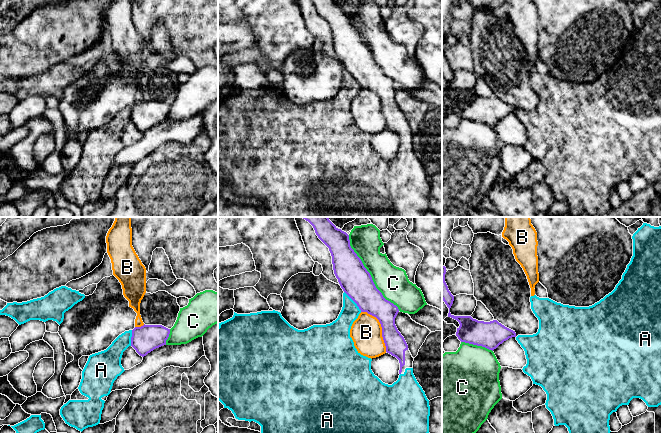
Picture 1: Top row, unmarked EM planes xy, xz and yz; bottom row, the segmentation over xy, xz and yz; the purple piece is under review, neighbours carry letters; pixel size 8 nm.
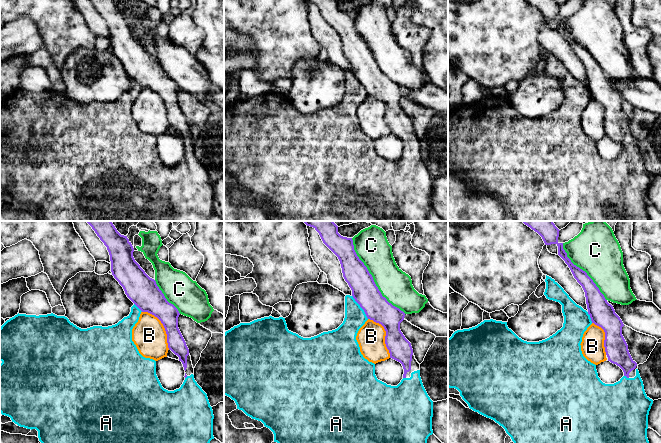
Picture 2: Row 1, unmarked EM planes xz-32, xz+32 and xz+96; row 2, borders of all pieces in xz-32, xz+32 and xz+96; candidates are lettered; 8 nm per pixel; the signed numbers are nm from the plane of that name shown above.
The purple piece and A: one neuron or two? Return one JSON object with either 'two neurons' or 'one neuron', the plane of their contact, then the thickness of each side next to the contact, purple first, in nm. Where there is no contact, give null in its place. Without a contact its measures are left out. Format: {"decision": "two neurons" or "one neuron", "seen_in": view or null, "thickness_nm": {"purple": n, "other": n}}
{"decision": "one neuron", "seen_in": "xz", "thickness_nm": {"purple": 240, "other": 160}}

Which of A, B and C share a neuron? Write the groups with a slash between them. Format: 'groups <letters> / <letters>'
groups A / B / C

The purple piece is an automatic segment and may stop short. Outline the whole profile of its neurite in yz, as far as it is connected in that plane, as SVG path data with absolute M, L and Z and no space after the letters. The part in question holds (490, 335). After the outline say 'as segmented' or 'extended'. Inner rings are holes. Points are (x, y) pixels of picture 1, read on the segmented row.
M442 266L442 300L449 308L448 317L457 320L460 326L457 328L456 336L461 342L482 346L489 350L496 349L509 338L516 337L515 331L505 327L497 320L490 322L478 321L471 316L454 316L450 308L454 296L445 282L446 267Z; as segmented

